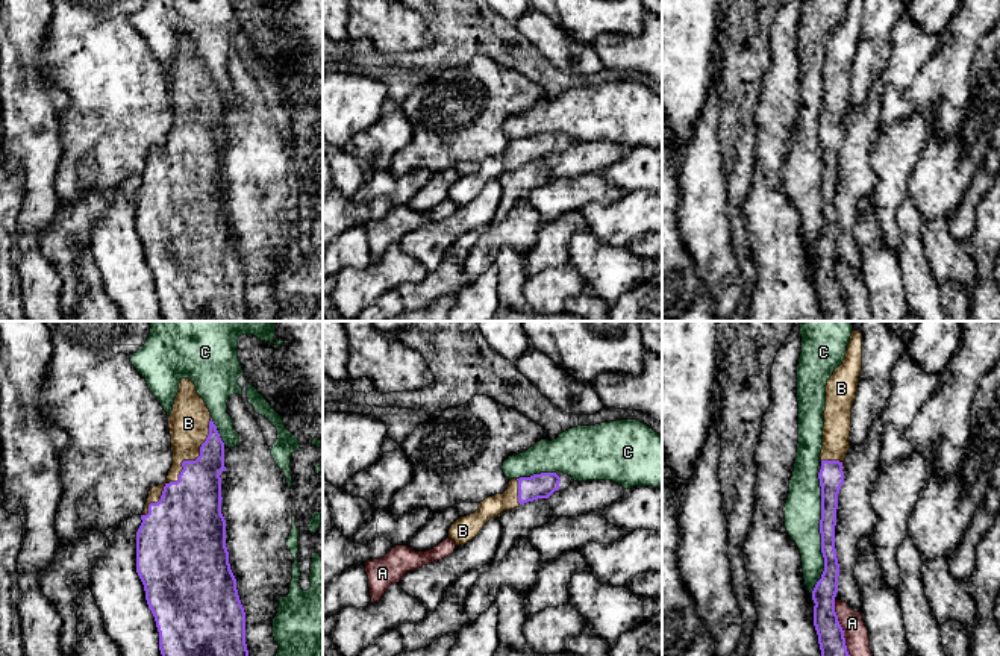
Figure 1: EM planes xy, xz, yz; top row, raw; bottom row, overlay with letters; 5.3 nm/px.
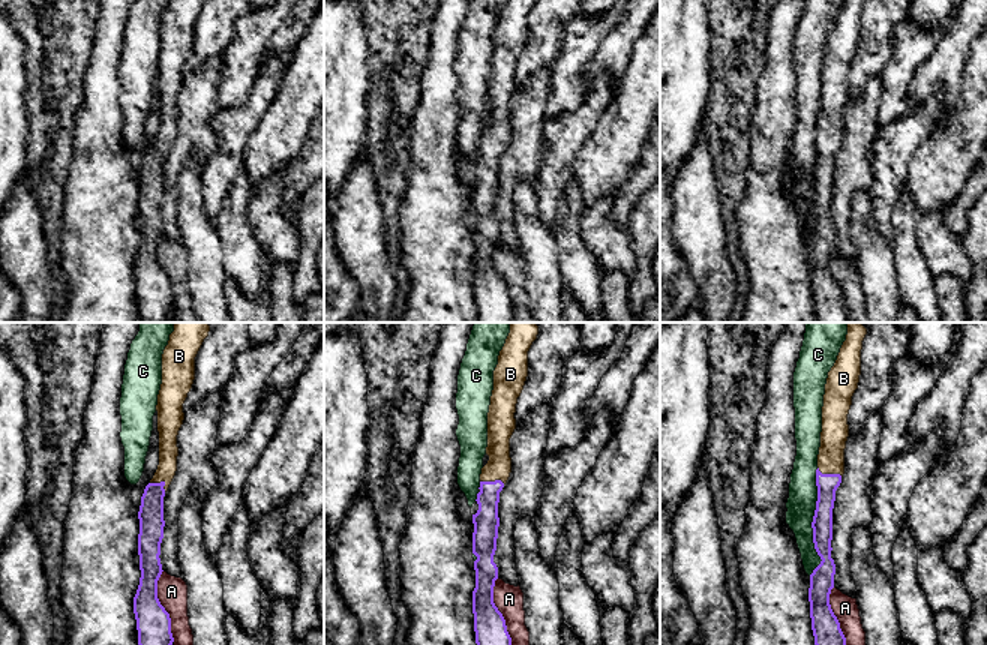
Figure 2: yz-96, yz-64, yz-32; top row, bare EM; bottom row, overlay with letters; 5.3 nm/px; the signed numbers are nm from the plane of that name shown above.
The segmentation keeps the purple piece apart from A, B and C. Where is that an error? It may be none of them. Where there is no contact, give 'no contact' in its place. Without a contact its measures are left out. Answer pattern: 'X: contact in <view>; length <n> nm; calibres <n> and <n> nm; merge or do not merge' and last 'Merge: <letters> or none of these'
A: contact in yz; length 340 nm; calibres 140 and 130 nm; do not merge
B: contact in xy; length 650 nm; calibres 360 and 220 nm; merge
C: contact in yz; length 700 nm; calibres 110 and 190 nm; do not merge
Merge: B

